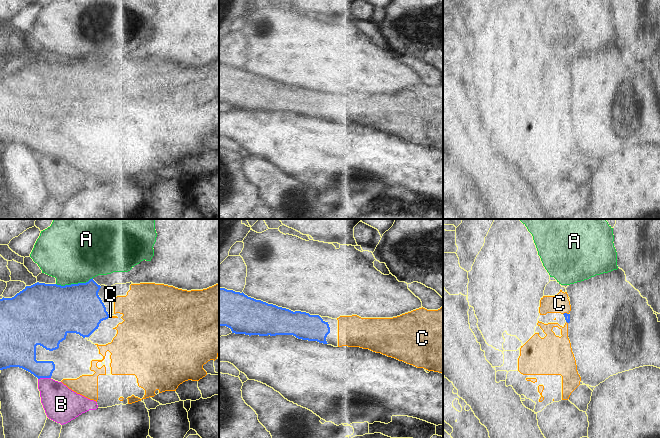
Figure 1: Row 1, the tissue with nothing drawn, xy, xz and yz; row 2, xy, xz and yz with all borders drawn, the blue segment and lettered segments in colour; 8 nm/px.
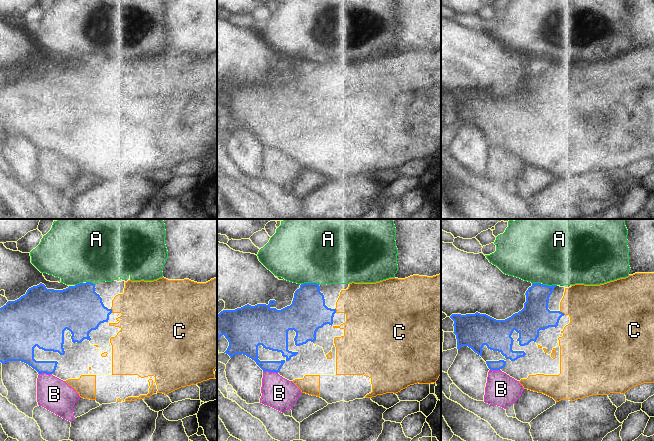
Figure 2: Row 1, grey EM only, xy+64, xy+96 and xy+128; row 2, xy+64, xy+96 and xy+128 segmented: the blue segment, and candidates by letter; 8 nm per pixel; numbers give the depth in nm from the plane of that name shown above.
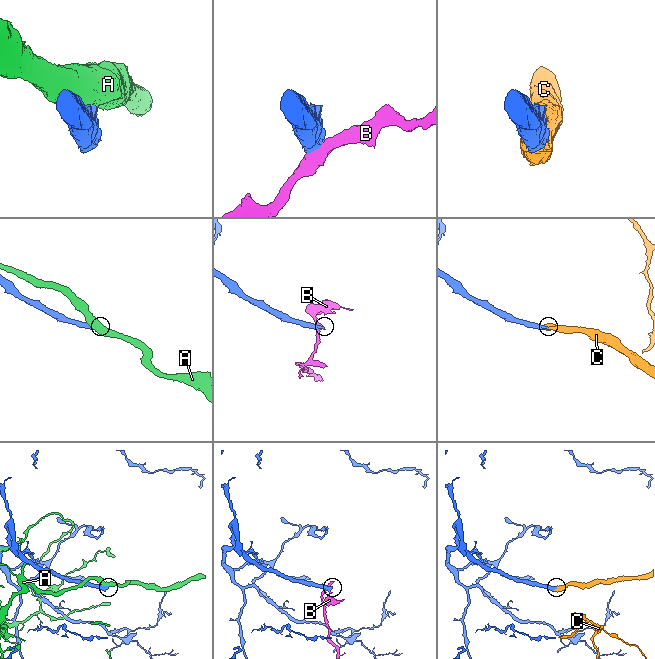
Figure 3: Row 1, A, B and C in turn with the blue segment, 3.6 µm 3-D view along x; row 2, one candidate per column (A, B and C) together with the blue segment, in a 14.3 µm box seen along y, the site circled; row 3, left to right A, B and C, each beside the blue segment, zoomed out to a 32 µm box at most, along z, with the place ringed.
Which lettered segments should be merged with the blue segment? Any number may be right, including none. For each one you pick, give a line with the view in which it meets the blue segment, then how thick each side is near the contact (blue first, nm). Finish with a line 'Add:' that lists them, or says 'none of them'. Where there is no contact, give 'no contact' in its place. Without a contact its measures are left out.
C: meets blue in yz; 50 nm thick on the blue side, 150 nm on the other
Add: C

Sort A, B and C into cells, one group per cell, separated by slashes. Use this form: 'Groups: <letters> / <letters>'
Groups: A / B / C.

